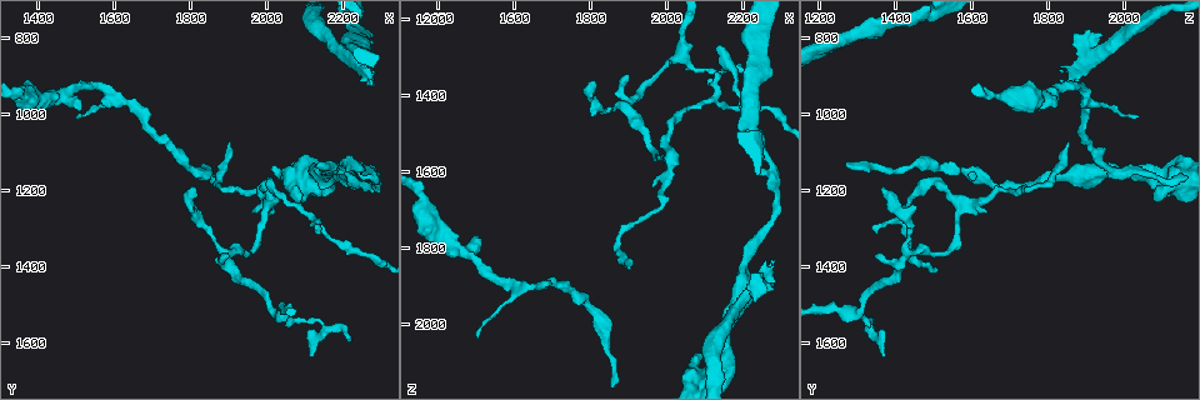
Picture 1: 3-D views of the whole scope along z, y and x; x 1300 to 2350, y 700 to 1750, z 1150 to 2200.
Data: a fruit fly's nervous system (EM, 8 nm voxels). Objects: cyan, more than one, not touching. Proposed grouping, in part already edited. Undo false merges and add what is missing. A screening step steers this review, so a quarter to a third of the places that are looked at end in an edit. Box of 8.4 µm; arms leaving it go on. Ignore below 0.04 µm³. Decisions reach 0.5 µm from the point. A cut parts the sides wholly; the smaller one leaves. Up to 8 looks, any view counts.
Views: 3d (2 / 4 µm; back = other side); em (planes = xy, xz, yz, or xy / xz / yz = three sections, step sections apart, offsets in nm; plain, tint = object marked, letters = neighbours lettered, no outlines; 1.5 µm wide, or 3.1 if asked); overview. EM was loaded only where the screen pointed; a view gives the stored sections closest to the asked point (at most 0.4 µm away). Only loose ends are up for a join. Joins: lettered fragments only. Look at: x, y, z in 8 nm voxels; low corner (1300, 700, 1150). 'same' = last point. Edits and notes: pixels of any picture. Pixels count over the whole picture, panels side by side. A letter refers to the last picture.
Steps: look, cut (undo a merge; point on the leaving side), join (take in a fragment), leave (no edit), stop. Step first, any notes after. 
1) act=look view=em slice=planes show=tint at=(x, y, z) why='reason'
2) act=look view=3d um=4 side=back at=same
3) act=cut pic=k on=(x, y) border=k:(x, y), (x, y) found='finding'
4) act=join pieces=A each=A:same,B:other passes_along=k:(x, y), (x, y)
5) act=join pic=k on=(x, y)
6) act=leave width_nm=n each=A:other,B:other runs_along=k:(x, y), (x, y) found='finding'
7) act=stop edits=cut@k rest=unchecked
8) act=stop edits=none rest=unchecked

act=look view=3d um=4 at=(1500, 1010, 2035) why='branch stops here'

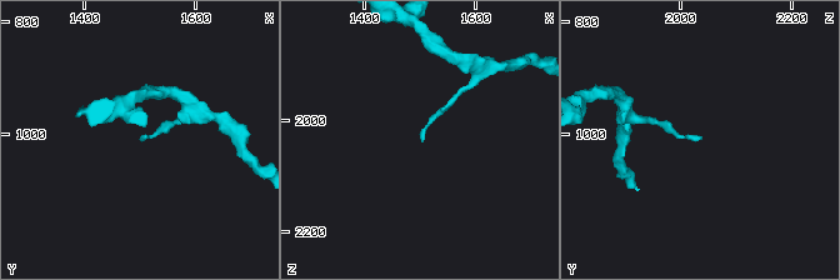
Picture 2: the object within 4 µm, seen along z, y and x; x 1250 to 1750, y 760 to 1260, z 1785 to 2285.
act=look view=em slice=planes show=tint at=(1500, 1005, 2030) why='now the EM'

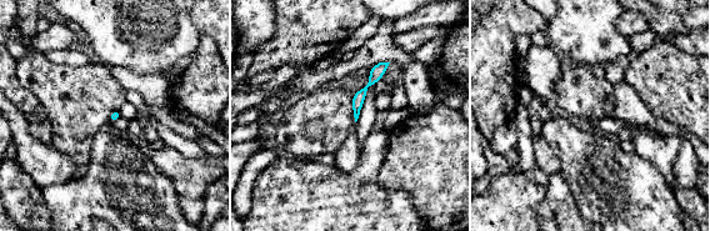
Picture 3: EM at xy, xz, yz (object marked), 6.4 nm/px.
act=look view=em slice=planes show=letters at=same

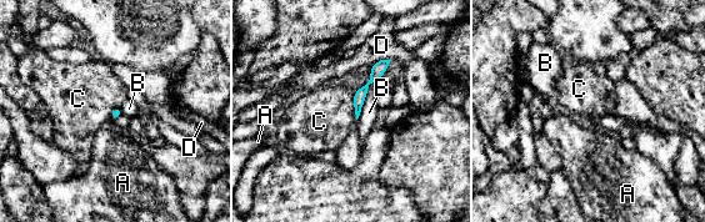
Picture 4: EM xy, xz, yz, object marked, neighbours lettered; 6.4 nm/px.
act=leave longest_contact=B:280nm each=A:other,B:other,C:other,D:other border=4:(354, 91), (354, 114), (356, 120) found='no lettered fragment goes on from it'

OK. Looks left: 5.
act=look view=em slice=xy step=8 show=letters at=(1515, 980, 1775) why='free end'

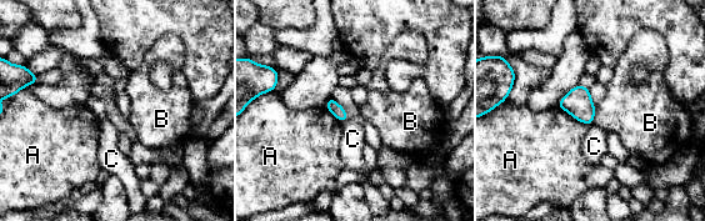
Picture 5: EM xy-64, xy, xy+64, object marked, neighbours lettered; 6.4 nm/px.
act=leave each=A:other,B:other,C:other border=5:(595, 105), (595, 115), (591, 122) found='none of them fits'

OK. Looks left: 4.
act=look view=3d um=2 at=(2090, 1220, 2075)

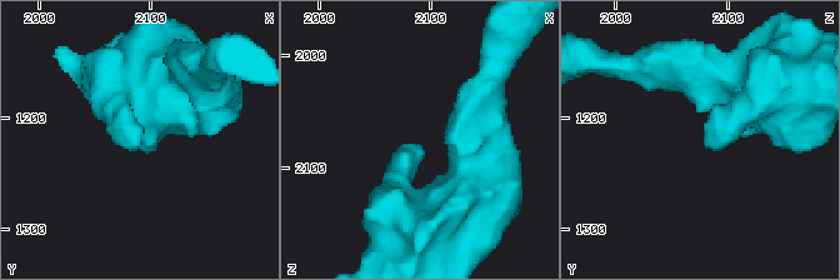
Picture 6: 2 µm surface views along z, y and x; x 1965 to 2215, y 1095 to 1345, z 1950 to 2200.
act=look view=em slice=planes show=letters at=(2088, 1218, 2078) why='need the tissue'

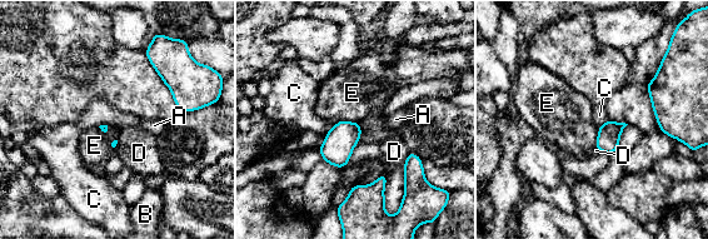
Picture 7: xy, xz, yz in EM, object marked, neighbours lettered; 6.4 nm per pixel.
act=leave each=A:other,B:other,C:other,D:other,E:other found='no lettered fragment goes on from it'

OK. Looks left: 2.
act=stop edits=none rest=unchecked

